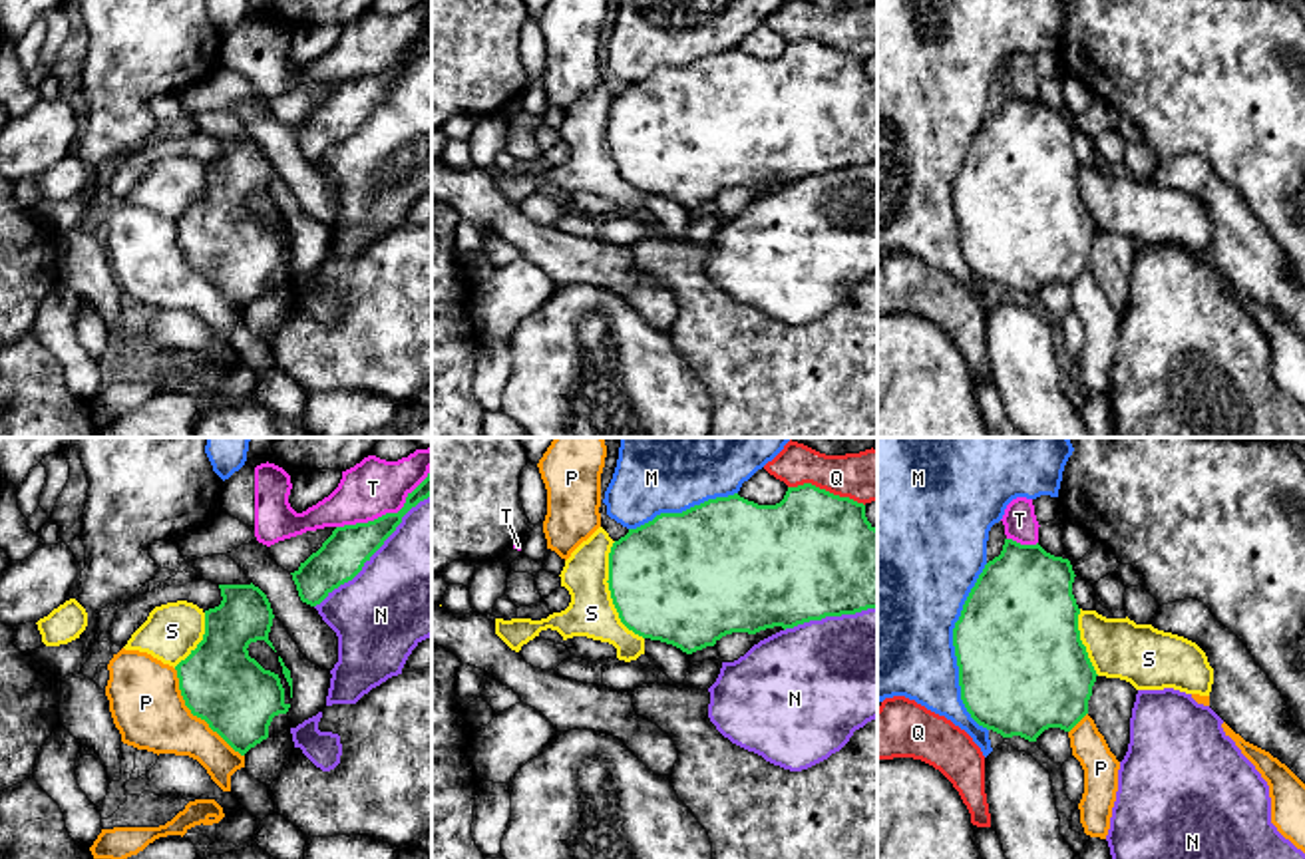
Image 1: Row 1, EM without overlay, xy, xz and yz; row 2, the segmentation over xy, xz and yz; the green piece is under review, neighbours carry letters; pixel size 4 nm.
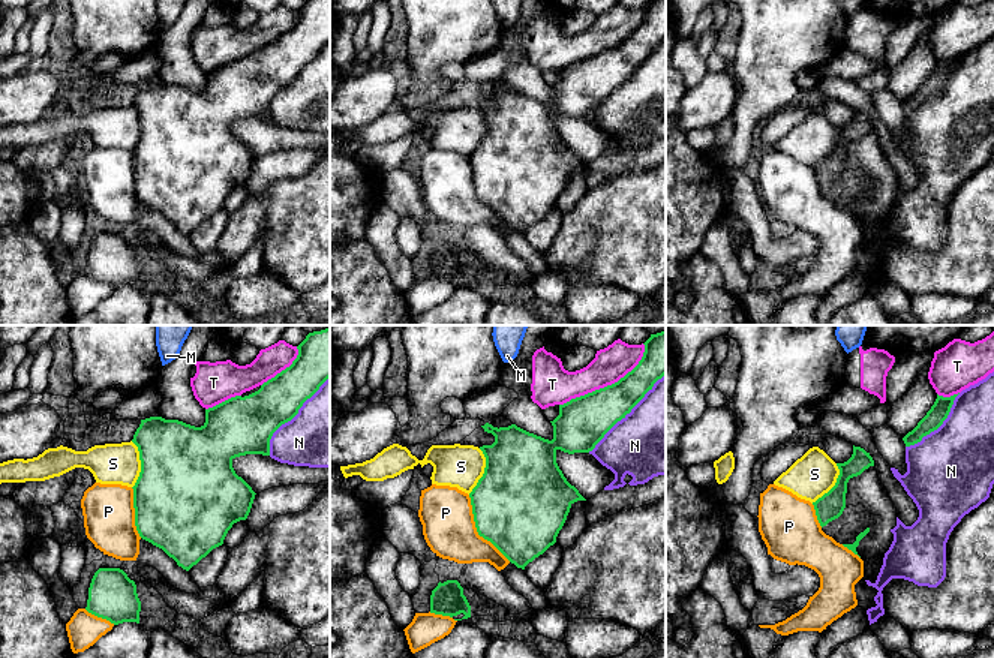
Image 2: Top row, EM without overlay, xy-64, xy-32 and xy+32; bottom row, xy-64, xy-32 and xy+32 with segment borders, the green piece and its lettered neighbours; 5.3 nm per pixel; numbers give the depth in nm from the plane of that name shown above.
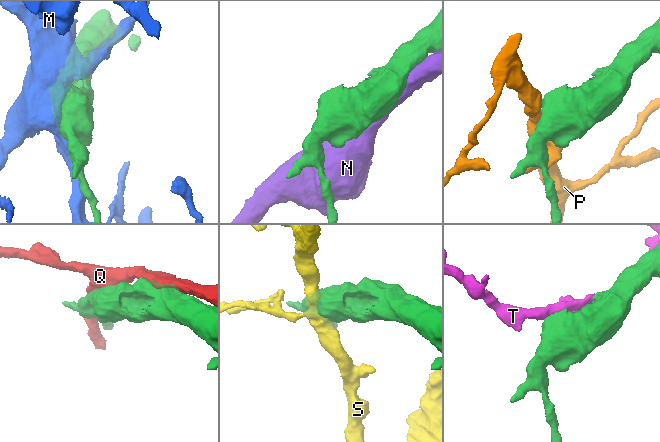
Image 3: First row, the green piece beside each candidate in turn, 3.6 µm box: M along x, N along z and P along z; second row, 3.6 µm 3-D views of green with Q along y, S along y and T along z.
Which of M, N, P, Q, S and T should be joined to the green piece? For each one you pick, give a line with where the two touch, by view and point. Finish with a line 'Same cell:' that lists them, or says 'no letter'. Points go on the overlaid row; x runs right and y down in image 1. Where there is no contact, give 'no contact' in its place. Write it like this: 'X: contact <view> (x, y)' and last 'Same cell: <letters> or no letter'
S: contact xz (611, 593)
Same cell: S

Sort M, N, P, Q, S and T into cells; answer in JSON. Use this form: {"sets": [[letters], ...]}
{"sets": [["M"], ["N"], ["P"], ["Q"], ["S"], ["T"]]}

